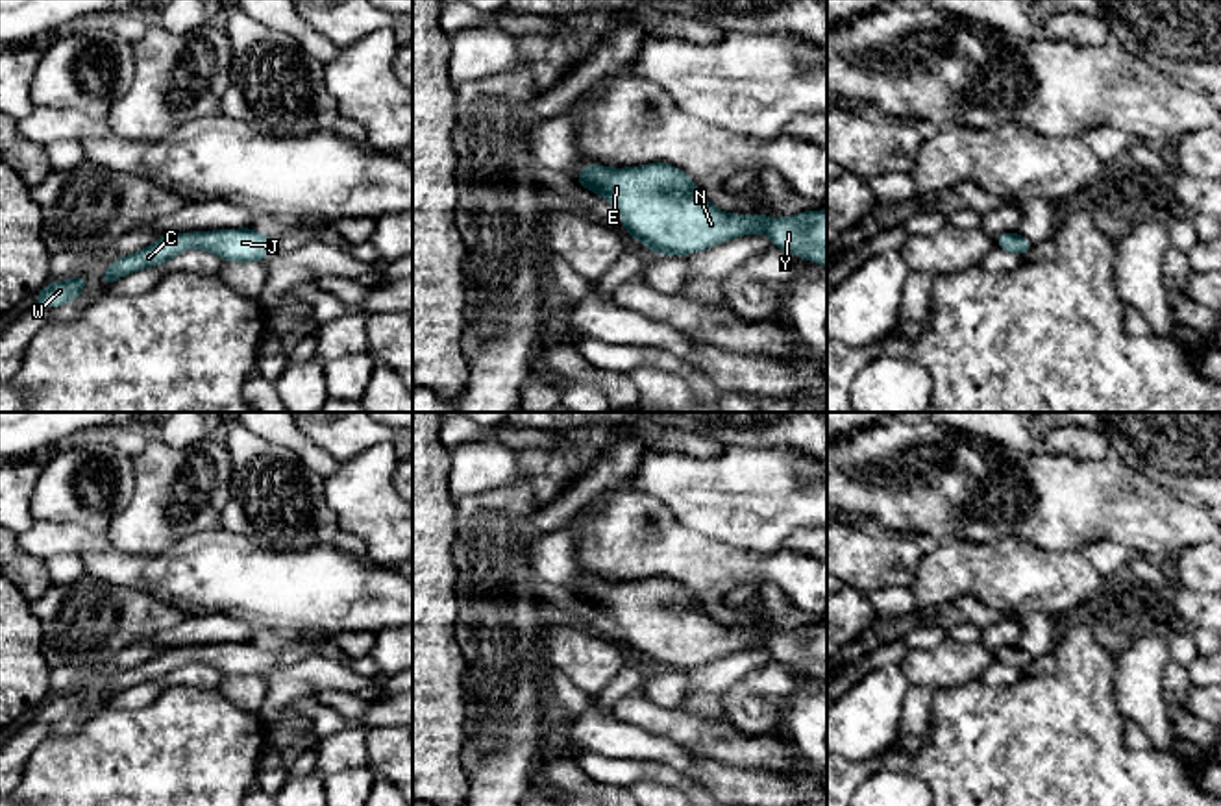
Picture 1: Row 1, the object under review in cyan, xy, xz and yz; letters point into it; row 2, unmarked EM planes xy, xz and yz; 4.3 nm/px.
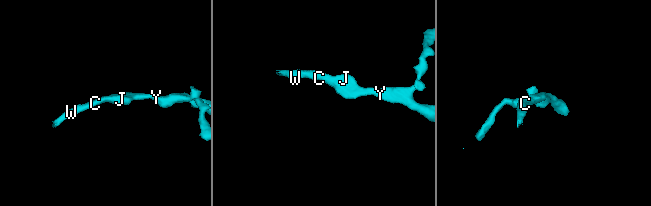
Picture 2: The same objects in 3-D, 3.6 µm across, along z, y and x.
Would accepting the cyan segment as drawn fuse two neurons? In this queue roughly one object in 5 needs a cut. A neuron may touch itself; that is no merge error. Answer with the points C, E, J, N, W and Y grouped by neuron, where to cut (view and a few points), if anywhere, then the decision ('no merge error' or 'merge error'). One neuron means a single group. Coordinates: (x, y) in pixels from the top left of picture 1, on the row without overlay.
groups C E J N W Y; cut none; no merge error

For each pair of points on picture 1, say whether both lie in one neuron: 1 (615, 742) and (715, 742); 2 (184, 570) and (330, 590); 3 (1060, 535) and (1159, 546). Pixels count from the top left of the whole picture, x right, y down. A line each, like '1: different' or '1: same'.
1: different
2: same
3: same

